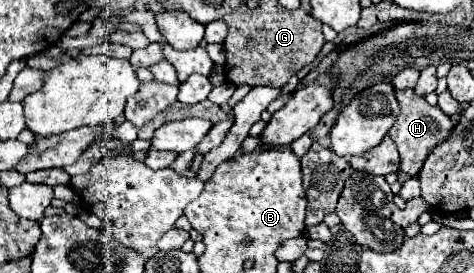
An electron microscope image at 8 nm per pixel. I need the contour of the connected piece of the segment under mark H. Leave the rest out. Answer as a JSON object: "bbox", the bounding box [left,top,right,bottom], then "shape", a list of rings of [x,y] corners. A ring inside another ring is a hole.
{"bbox":[389,89,453,175],"shape":[[[403,89],[403,91],[395,91],[395,97],[399,101],[399,107],[401,107],[401,113],[397,115],[395,119],[395,125],[391,127],[389,135],[391,139],[395,141],[397,145],[397,151],[399,151],[399,169],[407,175],[417,175],[419,169],[423,167],[423,161],[427,157],[427,149],[431,145],[437,145],[437,143],[443,143],[451,131],[453,131],[453,123],[451,119],[439,109],[439,107],[433,107],[429,105],[423,97],[415,95],[413,89]]]}

